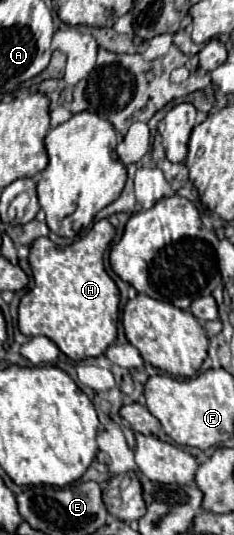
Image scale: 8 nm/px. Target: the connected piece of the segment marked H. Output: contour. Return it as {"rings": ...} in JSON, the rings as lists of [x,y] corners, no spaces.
{"rings":[[[107,218],[97,220],[93,228],[69,246],[57,246],[49,238],[37,238],[31,244],[29,266],[35,286],[19,304],[19,330],[25,336],[47,336],[71,360],[95,358],[117,338],[119,288],[105,272],[103,254],[115,236]]]}

